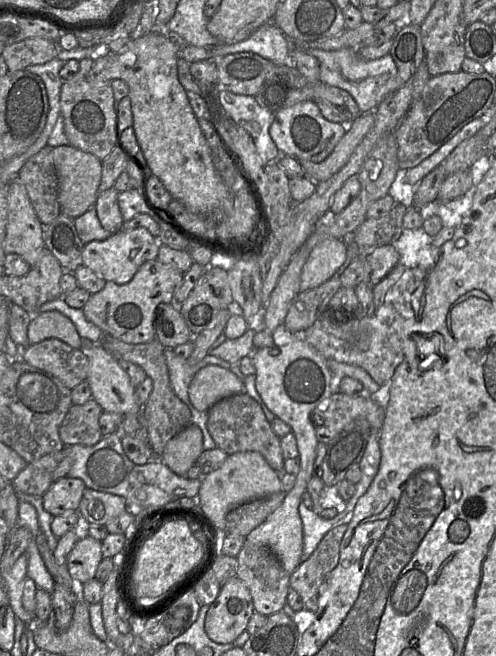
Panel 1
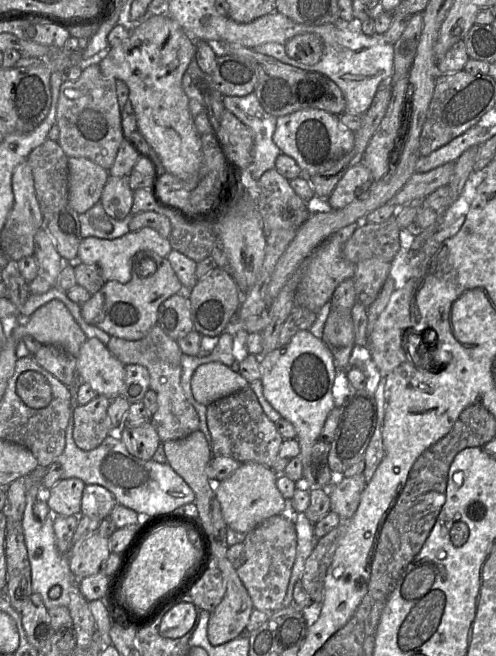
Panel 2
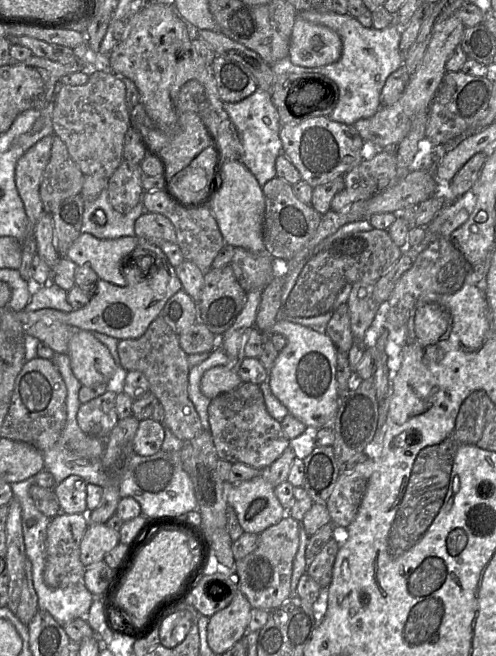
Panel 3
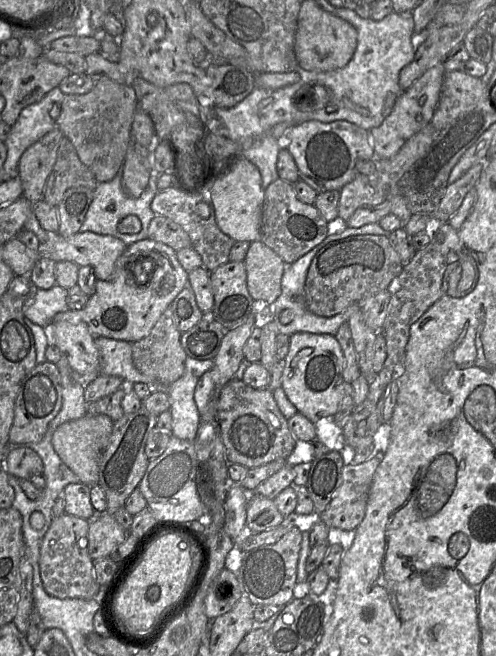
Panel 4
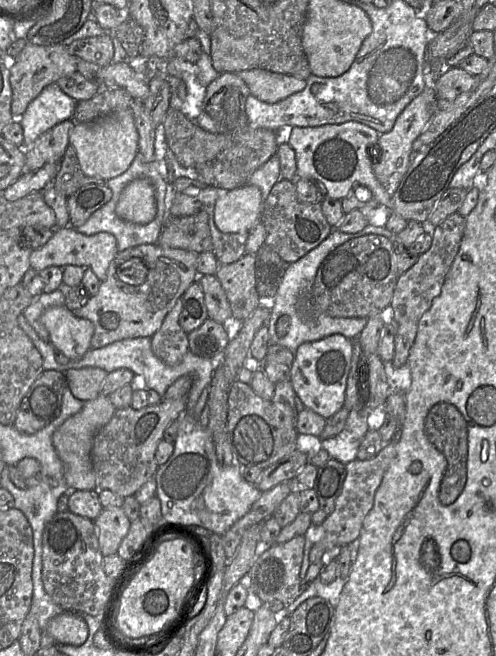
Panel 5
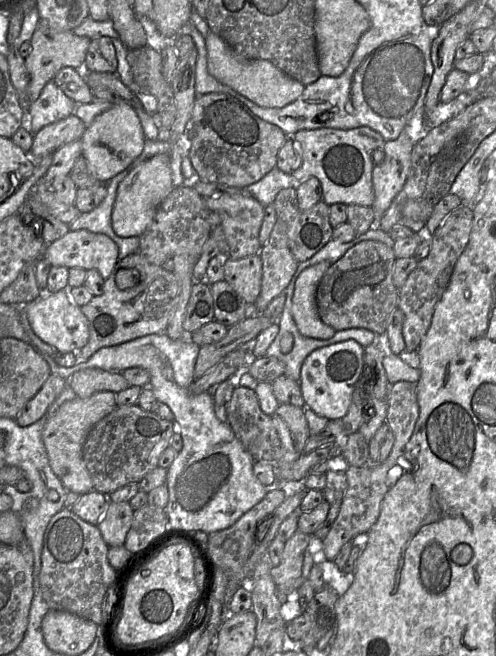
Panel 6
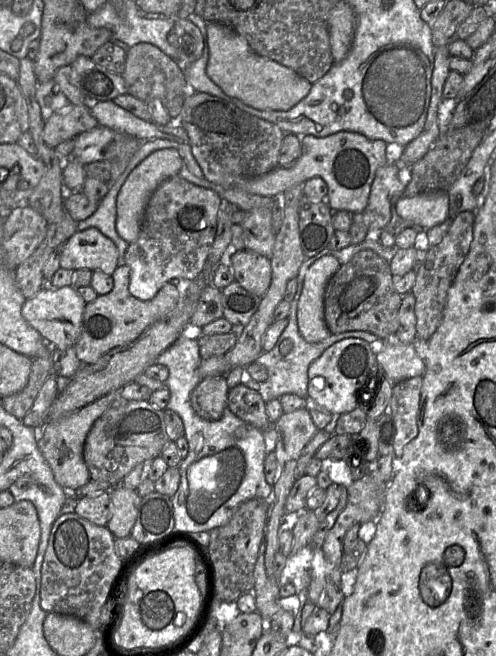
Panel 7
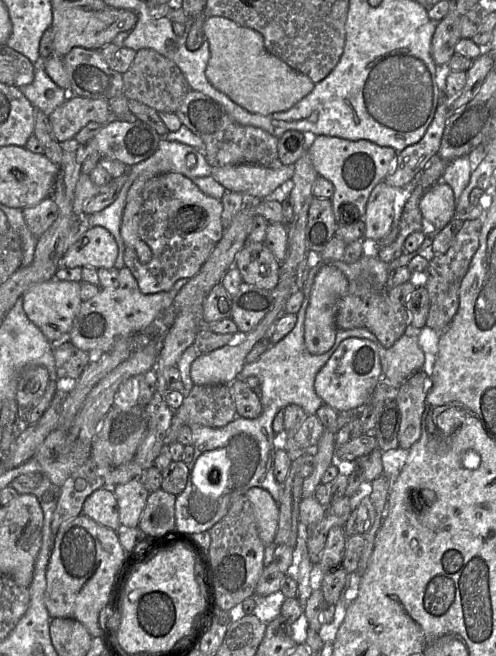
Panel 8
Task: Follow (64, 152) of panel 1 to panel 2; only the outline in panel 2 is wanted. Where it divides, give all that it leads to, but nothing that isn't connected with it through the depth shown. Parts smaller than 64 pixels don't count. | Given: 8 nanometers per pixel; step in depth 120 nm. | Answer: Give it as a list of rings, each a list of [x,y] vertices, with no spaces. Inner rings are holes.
[[[83,157],[68,158],[68,205],[79,214],[100,201],[108,180],[108,170]]]

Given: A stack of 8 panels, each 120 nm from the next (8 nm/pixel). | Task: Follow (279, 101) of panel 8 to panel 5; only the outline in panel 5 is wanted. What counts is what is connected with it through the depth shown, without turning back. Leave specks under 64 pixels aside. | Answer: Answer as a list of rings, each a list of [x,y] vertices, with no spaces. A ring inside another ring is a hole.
[[[261,68],[243,70],[237,75],[246,83],[250,94],[267,103],[281,101],[306,87],[304,79]]]

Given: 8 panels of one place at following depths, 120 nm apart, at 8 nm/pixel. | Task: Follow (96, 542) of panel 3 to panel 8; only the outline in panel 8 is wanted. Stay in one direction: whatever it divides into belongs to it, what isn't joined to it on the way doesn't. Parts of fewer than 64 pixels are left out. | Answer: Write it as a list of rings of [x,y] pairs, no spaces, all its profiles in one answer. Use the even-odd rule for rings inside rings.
[[[138,478],[117,485],[113,489],[113,493],[117,499],[119,521],[122,528],[137,527],[150,493]]]

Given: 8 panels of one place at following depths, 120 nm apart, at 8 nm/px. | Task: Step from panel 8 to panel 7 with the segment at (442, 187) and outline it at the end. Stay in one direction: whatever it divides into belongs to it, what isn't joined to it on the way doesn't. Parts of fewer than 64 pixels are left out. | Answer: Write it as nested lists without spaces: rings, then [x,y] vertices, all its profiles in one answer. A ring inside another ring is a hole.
[[[427,192],[396,201],[397,214],[428,230],[441,224],[448,217],[449,197],[447,192]]]

